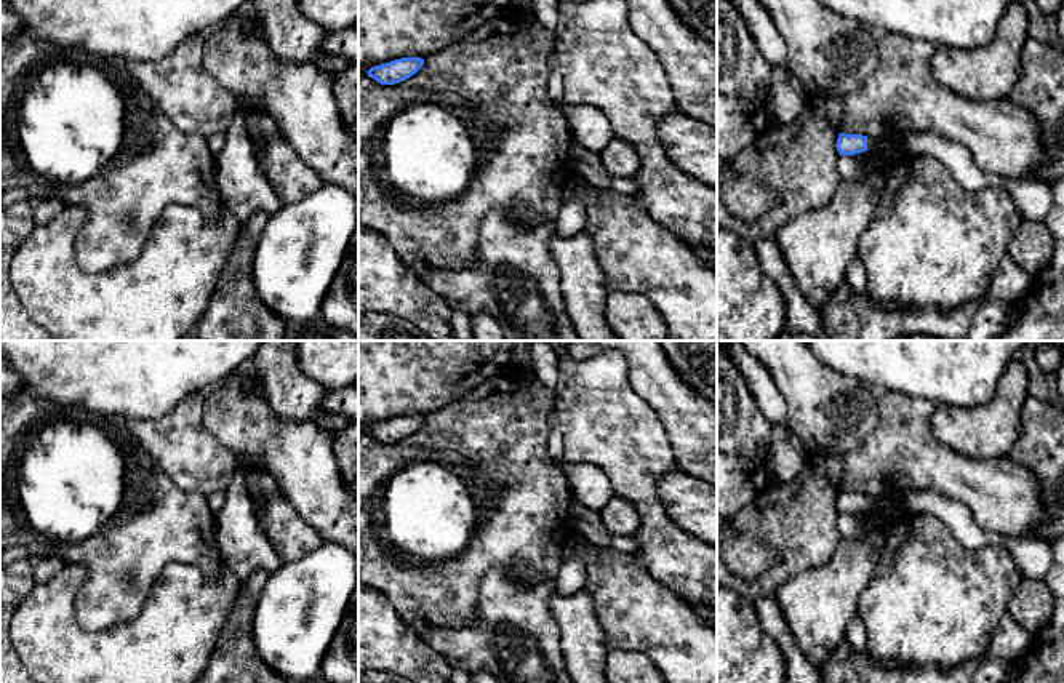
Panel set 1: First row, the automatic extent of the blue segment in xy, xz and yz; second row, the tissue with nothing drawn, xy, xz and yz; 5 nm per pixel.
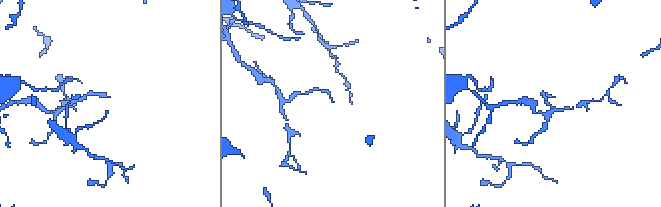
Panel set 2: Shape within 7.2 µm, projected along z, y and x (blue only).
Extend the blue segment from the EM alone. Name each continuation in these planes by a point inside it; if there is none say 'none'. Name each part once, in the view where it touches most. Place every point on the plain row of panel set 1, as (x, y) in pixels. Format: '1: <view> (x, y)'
1: yz (887, 504)

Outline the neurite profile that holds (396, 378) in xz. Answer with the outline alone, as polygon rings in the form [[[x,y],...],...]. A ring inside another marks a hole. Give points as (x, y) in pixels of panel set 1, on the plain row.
[[[358,341],[358,433],[402,417],[426,417],[501,374],[510,374],[514,341]]]

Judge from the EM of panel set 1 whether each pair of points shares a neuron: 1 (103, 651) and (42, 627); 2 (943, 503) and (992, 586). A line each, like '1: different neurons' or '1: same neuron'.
1: same neuron
2: different neurons

